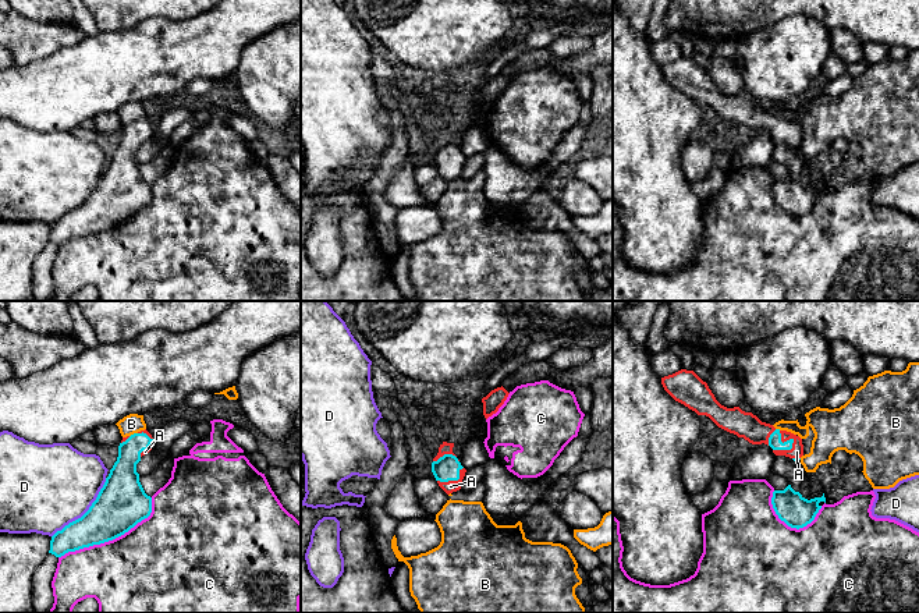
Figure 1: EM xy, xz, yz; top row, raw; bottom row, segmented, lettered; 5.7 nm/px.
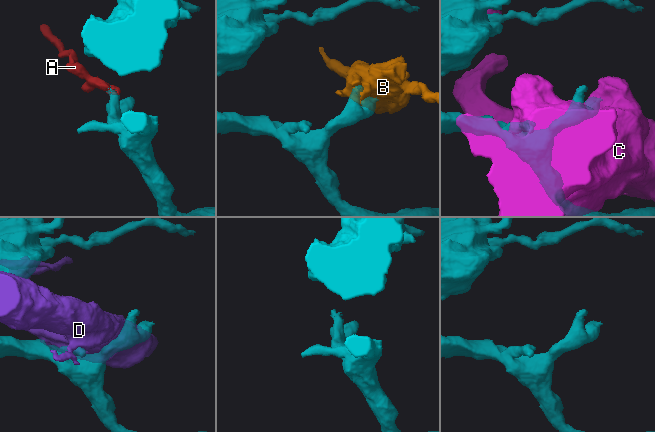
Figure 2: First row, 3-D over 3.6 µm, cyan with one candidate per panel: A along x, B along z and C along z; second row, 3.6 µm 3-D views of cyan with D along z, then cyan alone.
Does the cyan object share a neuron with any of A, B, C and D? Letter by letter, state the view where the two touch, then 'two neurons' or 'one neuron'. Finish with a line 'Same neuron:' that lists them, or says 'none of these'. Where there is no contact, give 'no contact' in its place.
A: yz | one neuron
B: xy | two neurons
C: xy | two neurons
D: xy | two neurons
Same neuron: A

